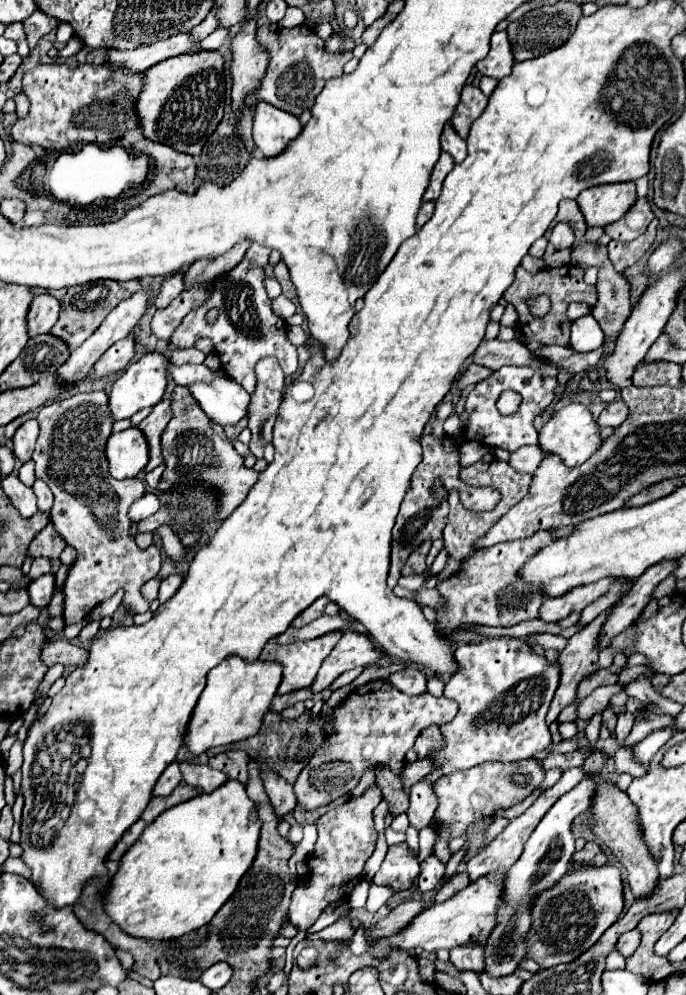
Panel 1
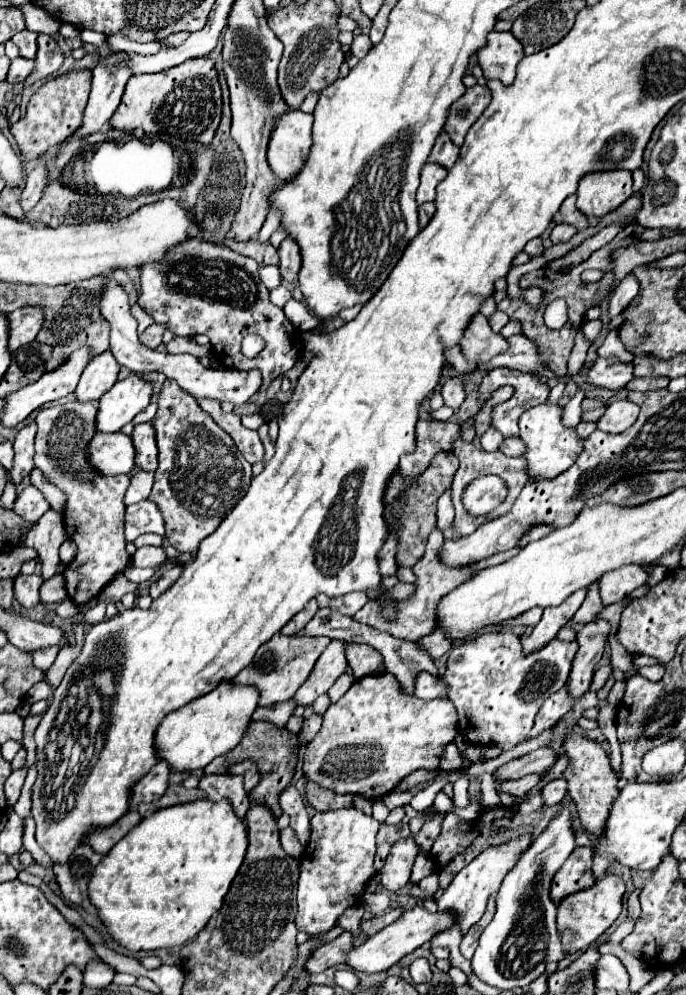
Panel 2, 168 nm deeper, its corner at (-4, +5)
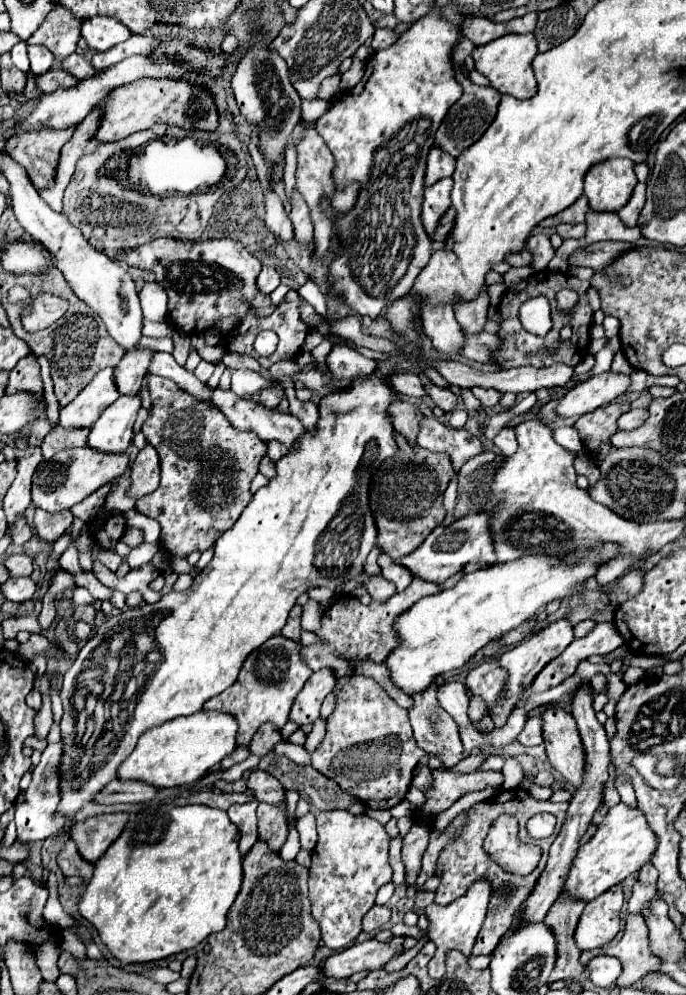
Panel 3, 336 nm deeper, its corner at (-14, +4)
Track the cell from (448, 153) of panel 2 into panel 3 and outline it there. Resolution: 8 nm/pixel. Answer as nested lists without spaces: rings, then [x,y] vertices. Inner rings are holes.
[[[434,146],[428,154],[428,166],[426,166],[426,186],[438,182],[440,178],[452,176],[454,174],[454,166],[456,166],[456,158],[446,154],[440,146]]]

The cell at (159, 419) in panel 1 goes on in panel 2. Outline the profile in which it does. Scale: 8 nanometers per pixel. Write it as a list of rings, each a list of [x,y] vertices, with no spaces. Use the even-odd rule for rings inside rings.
[[[140,423],[134,427],[132,443],[136,449],[136,467],[142,471],[156,471],[156,439],[152,423]]]

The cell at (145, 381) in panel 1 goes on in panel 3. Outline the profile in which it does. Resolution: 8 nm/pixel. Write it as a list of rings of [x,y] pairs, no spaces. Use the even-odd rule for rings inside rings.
[[[122,394],[114,404],[110,404],[102,412],[98,422],[92,426],[92,432],[88,436],[88,446],[114,454],[126,450],[134,436],[132,426],[136,422],[140,408],[142,408],[140,396]]]

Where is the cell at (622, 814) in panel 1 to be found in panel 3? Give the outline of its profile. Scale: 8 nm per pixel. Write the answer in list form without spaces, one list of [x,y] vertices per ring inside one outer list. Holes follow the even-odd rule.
[[[554,706],[542,714],[544,718],[544,746],[550,764],[566,778],[570,786],[582,786],[582,766],[586,766],[586,750],[582,750],[582,738],[578,734],[578,726],[574,722],[574,716],[560,706]]]

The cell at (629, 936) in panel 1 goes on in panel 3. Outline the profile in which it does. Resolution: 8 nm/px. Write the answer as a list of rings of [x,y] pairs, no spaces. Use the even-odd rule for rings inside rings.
[[[646,864],[646,866],[638,872],[638,880],[644,882],[644,884],[656,884],[656,878],[658,878],[658,872],[654,870],[652,864]]]

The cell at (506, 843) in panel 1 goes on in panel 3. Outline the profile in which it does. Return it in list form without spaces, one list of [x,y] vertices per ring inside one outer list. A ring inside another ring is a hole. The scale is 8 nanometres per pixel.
[[[488,878],[484,880],[476,880],[462,898],[454,900],[448,906],[440,906],[440,904],[430,904],[424,912],[430,920],[430,940],[436,944],[436,954],[434,958],[428,962],[428,974],[430,978],[442,978],[444,976],[444,958],[448,950],[460,950],[464,956],[472,954],[472,946],[476,942],[476,936],[482,928],[482,922],[486,920],[486,910],[488,910],[488,902],[492,896],[492,882]]]

